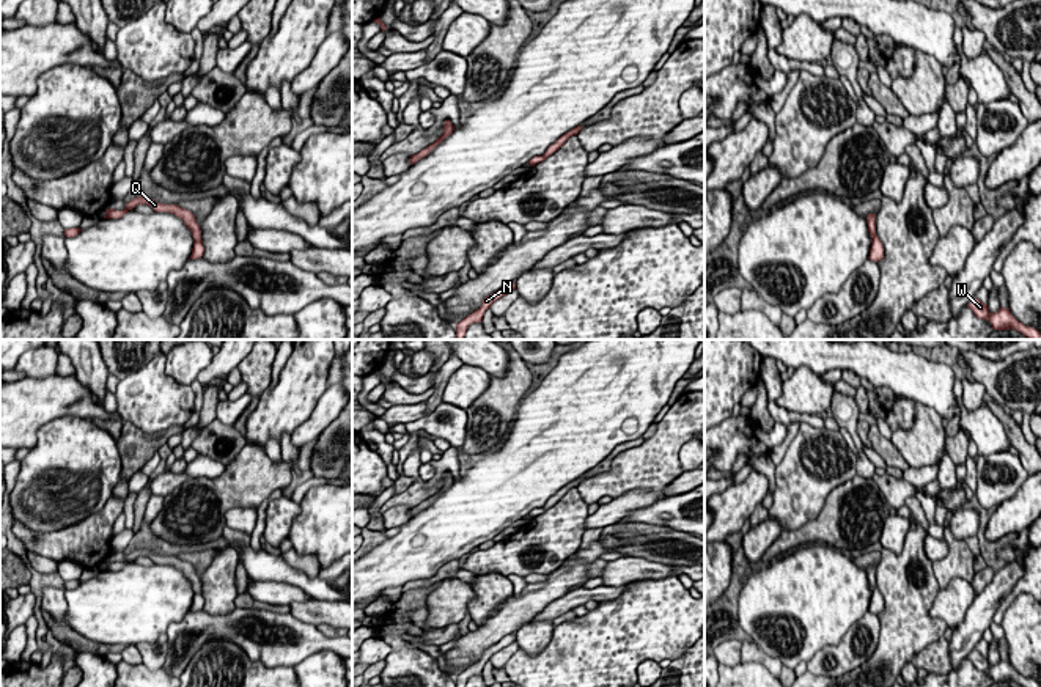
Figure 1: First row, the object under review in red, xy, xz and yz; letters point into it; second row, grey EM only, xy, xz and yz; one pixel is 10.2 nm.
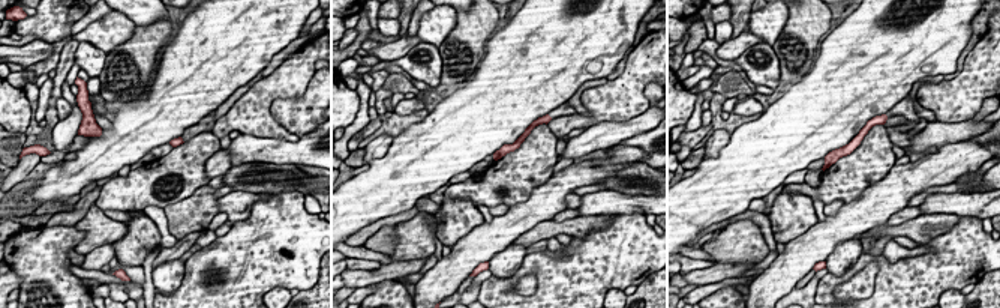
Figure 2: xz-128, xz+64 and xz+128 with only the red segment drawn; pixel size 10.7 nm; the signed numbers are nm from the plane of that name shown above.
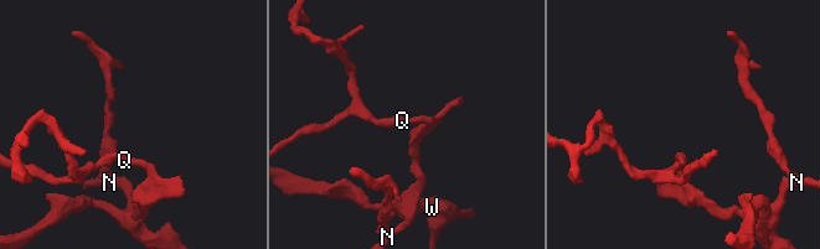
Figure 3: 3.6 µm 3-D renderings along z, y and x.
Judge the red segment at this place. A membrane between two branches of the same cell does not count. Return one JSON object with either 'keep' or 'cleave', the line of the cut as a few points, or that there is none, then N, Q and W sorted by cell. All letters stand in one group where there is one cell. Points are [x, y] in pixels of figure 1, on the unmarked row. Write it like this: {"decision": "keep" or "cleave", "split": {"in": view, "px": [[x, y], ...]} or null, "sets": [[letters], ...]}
{"decision": "cleave", "split": {"in": "xy", "px": [[198, 579], [192, 587]]}, "sets": [["N", "W"], ["Q"]]}

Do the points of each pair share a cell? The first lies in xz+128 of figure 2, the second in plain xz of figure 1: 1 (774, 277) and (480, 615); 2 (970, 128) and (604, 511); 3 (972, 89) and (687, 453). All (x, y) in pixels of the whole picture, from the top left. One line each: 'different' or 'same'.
1: different
2: same
3: different

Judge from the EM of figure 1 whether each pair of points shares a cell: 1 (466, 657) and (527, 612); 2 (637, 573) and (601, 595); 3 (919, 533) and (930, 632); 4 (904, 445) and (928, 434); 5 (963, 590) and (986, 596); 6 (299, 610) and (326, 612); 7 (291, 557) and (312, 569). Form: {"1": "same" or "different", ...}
{"1": "same", "2": "different", "3": "same", "4": "same", "5": "different", "6": "same", "7": "same"}

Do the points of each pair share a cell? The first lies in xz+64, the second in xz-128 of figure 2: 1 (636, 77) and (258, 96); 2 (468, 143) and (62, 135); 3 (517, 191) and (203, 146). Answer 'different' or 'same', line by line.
1: same
2: different
3: same

